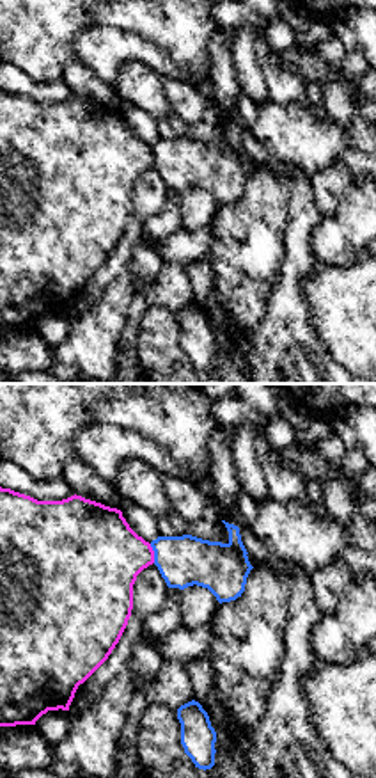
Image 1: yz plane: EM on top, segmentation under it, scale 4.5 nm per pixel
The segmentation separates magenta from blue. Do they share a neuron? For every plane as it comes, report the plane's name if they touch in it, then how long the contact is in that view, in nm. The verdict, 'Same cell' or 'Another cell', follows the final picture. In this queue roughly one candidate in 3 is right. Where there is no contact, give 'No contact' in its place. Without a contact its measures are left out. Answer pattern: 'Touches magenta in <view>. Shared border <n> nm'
Touches magenta in yz. Shared border 90 nm

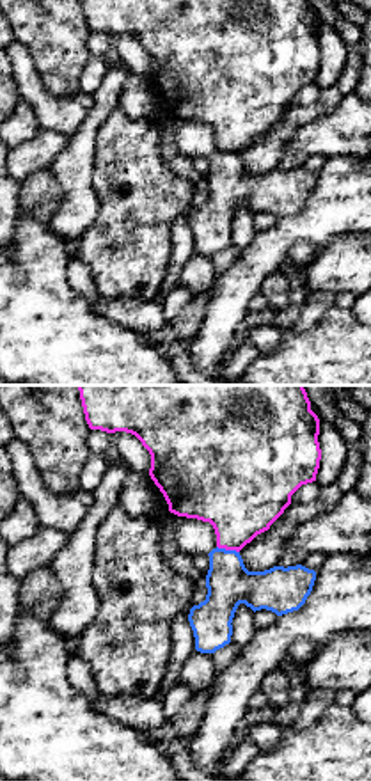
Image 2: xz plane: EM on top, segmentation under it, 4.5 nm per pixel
Touches magenta in xz. Shared border 110 nm

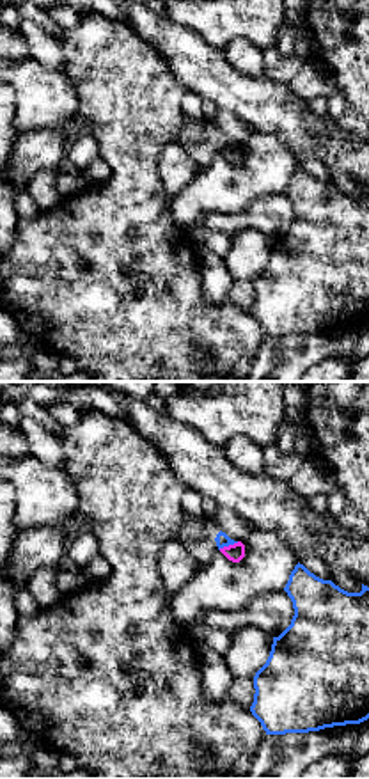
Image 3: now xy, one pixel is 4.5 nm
Touches magenta in xy. Shared border 100 nm

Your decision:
Another cell

